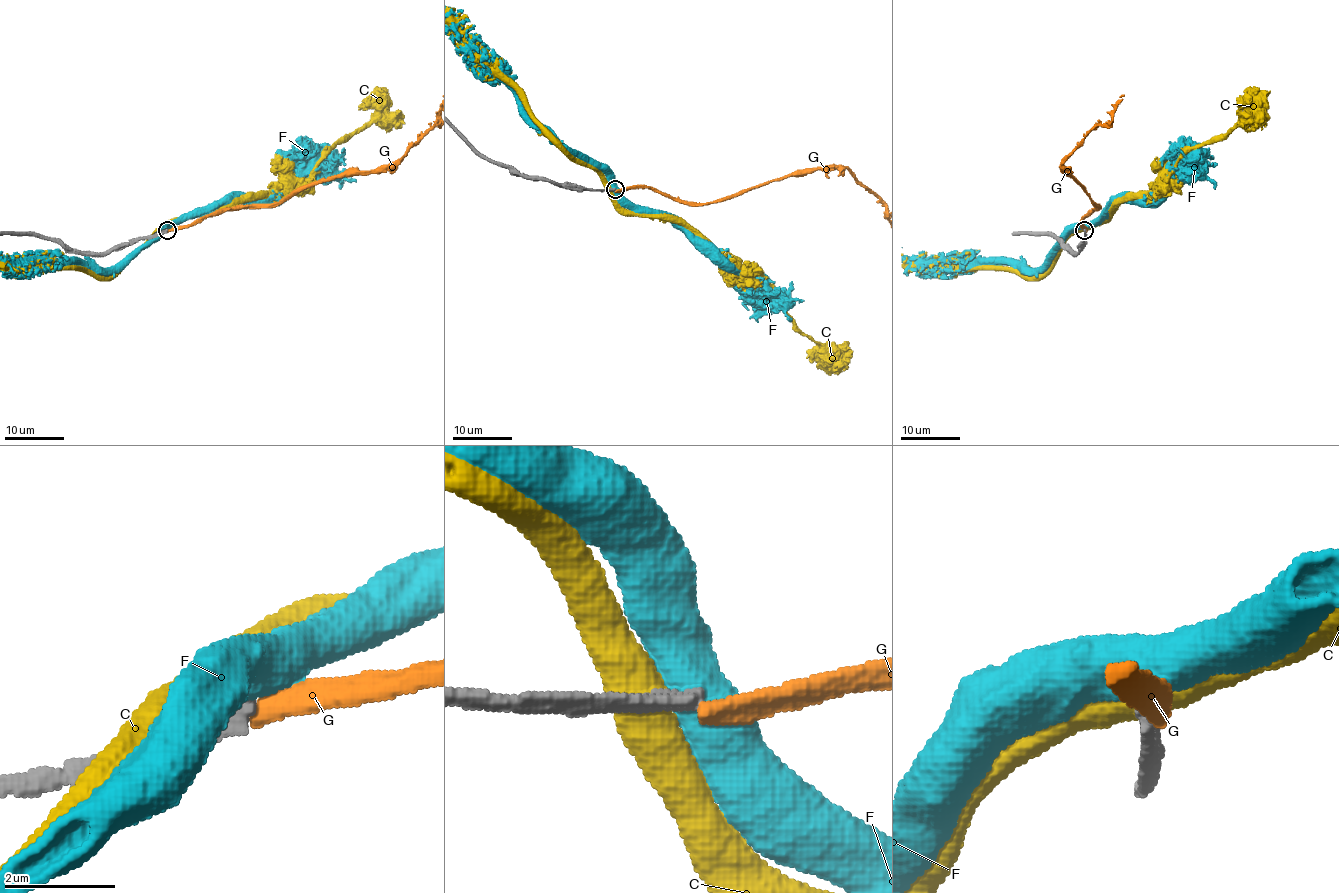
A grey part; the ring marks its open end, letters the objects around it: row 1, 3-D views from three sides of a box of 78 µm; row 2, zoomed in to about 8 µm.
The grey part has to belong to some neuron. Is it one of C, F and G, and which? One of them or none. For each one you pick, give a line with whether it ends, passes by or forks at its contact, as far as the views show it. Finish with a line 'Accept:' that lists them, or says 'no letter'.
Accept: no letter

